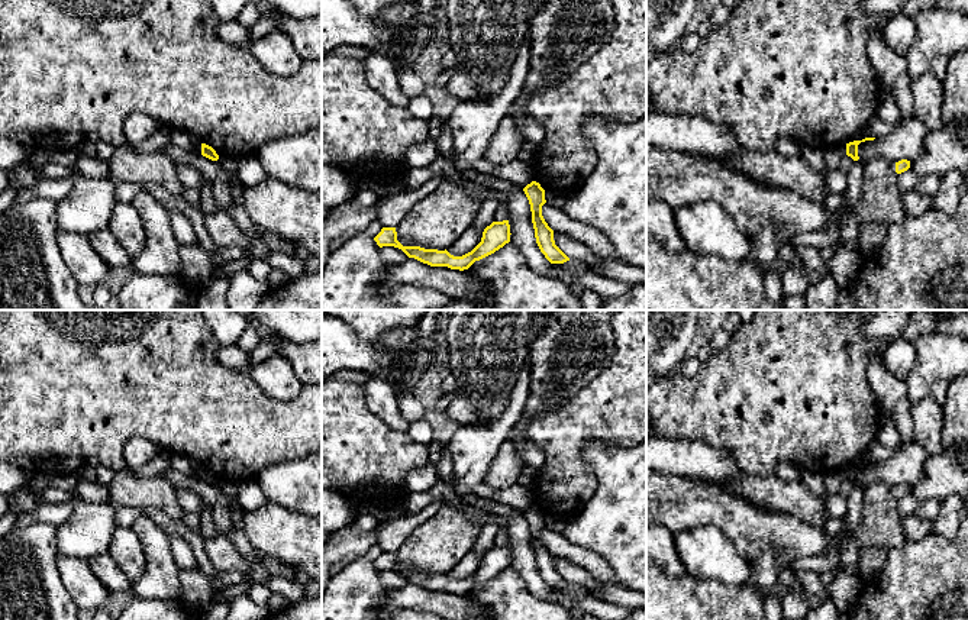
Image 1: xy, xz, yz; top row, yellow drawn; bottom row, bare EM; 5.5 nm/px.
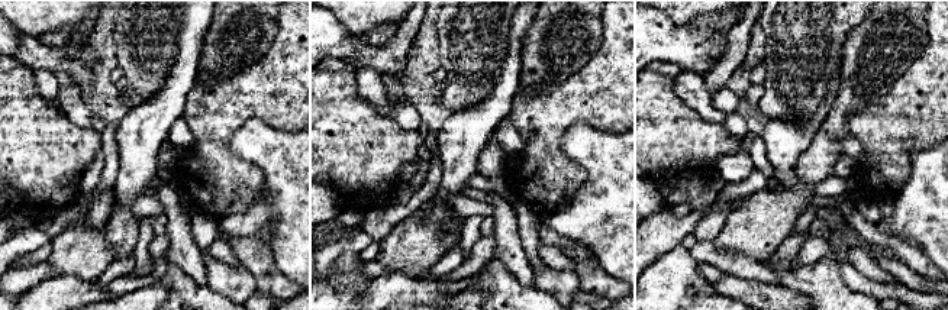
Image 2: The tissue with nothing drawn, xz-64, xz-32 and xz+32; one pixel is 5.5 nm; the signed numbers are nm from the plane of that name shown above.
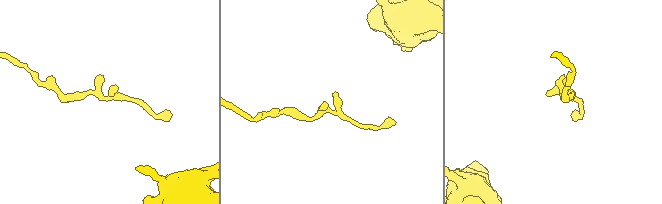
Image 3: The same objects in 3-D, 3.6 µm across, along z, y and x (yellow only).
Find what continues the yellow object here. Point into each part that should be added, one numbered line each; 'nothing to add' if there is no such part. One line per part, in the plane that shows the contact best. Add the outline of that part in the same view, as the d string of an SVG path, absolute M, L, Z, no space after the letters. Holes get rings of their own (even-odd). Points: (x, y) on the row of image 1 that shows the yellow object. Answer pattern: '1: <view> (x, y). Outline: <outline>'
nothing to add

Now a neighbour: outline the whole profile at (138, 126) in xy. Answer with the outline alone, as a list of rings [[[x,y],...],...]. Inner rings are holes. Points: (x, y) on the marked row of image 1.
[[[135,112],[129,114],[123,125],[126,143],[136,146],[149,139],[161,126],[148,114]]]

